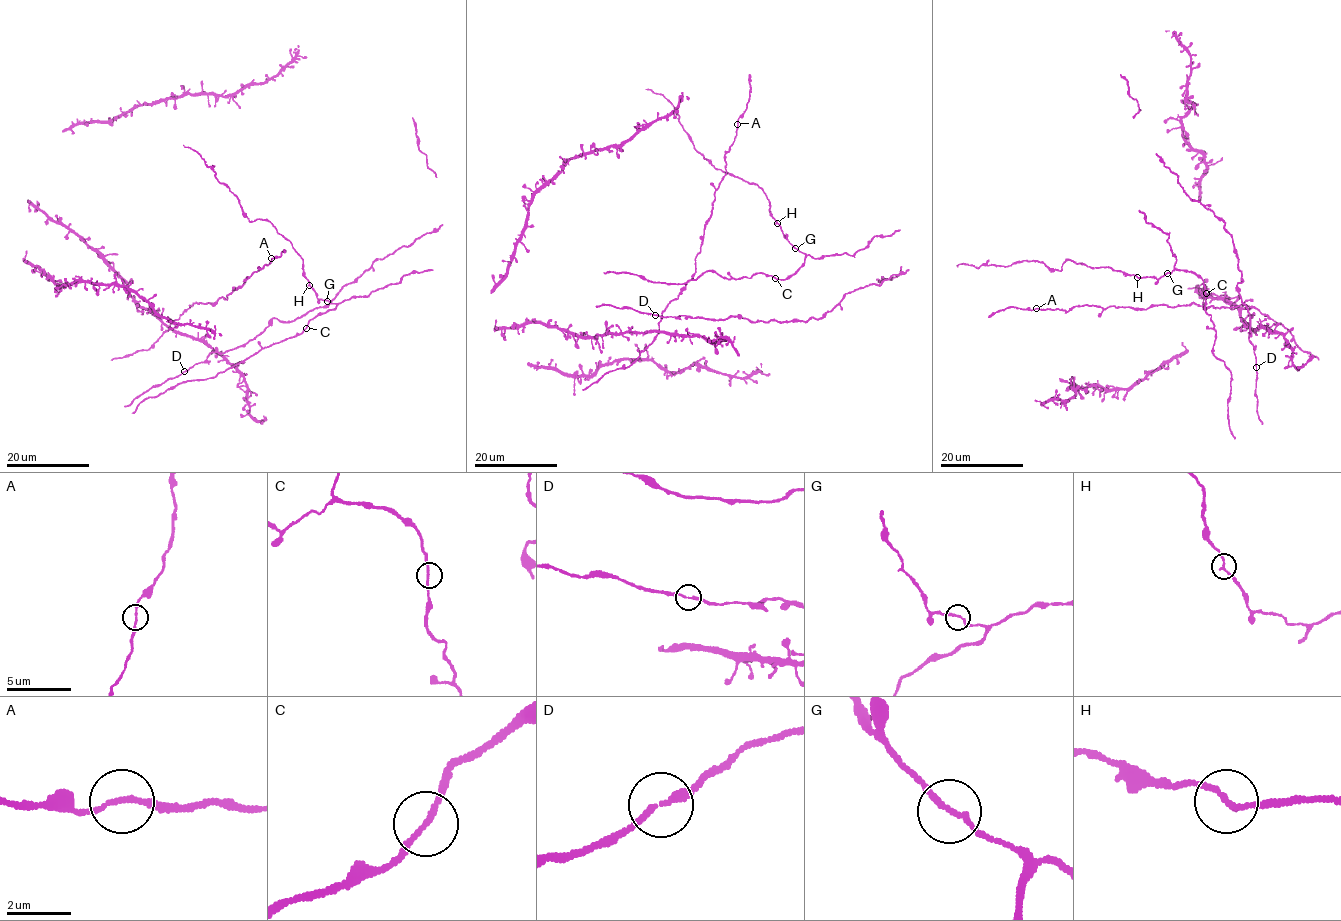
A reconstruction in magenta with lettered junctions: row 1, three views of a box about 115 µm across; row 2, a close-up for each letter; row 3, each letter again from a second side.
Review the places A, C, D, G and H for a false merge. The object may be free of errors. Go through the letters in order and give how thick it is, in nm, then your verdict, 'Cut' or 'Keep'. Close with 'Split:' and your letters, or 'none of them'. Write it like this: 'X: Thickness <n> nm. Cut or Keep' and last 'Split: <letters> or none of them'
A: Thickness 150 nm. Keep
C: Thickness 160 nm. Keep
D: Thickness 180 nm. Keep
G: Thickness 160 nm. Keep
H: Thickness 160 nm. Keep
Split: none of them

